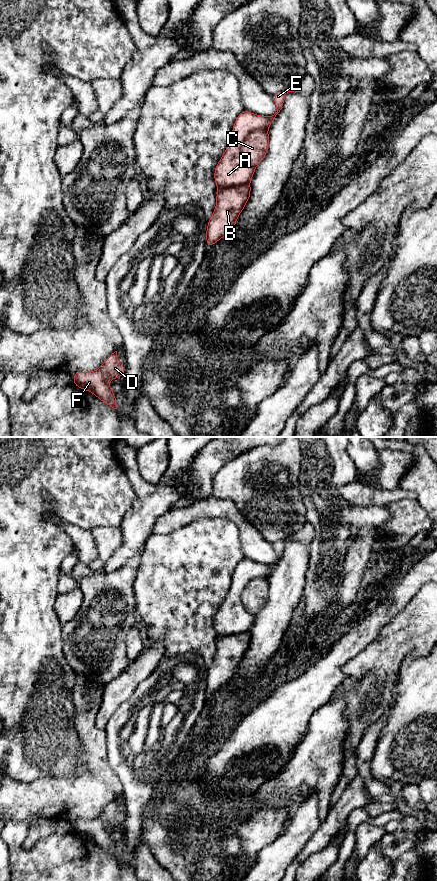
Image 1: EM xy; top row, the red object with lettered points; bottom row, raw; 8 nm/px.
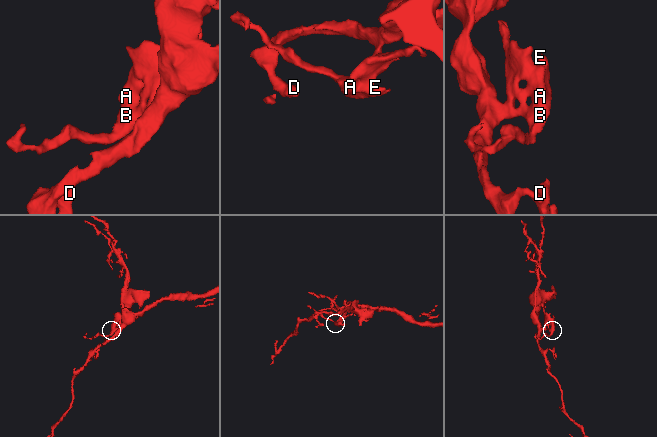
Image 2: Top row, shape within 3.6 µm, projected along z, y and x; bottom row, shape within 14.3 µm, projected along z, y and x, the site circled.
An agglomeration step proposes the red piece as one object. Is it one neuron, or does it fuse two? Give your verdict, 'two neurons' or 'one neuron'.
one neuron

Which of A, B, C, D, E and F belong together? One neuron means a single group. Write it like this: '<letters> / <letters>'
A B C D E F

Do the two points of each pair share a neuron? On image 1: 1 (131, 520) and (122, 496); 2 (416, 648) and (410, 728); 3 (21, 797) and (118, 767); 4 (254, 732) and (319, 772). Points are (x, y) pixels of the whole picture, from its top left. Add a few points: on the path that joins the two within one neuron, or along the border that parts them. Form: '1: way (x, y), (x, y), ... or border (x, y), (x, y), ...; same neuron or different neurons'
1: border (132, 487), (135, 493), (135, 500), (119, 525); different neurons
2: border (426, 655), (407, 655), (397, 671); different neurons
3: border (106, 746), (109, 766), (120, 781), (121, 791); different neurons
4: border (305, 735), (295, 746), (285, 768), (278, 774); different neurons

